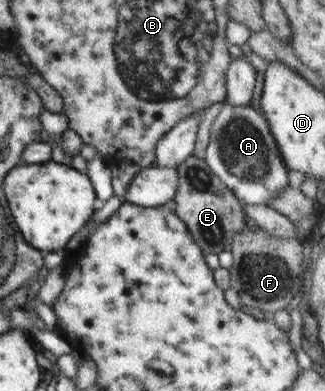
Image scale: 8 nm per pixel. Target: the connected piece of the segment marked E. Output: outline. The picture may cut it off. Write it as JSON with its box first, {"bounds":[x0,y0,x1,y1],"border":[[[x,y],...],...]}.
{"bounds":[173,156,245,254],"border":[[[191,156],[177,166],[179,186],[173,197],[173,212],[186,224],[193,240],[207,254],[229,251],[233,235],[245,227],[245,213],[241,201],[212,172],[203,158]]]}

